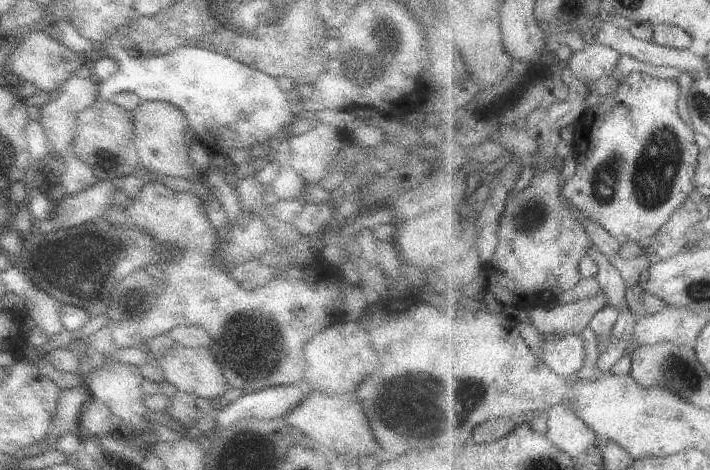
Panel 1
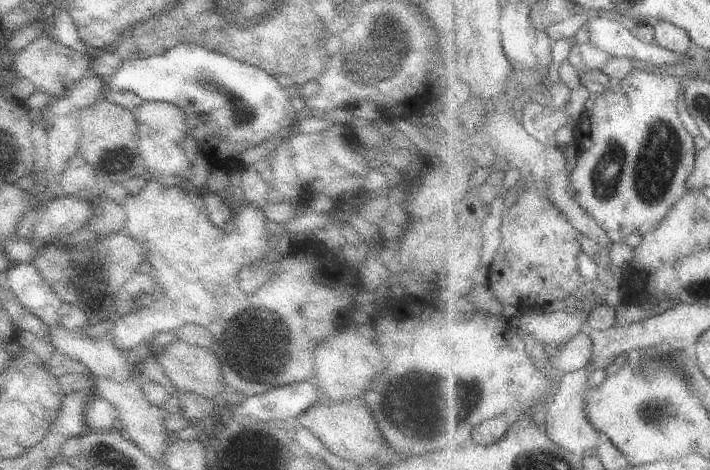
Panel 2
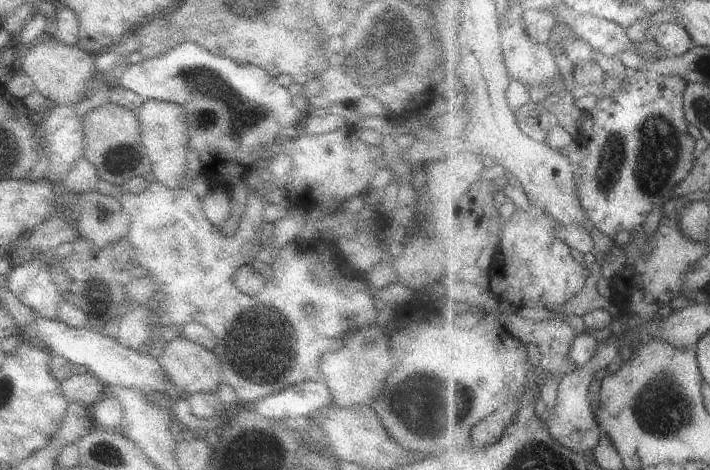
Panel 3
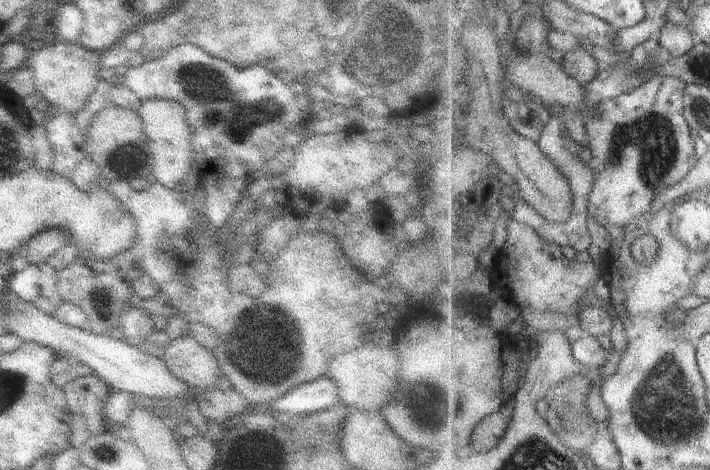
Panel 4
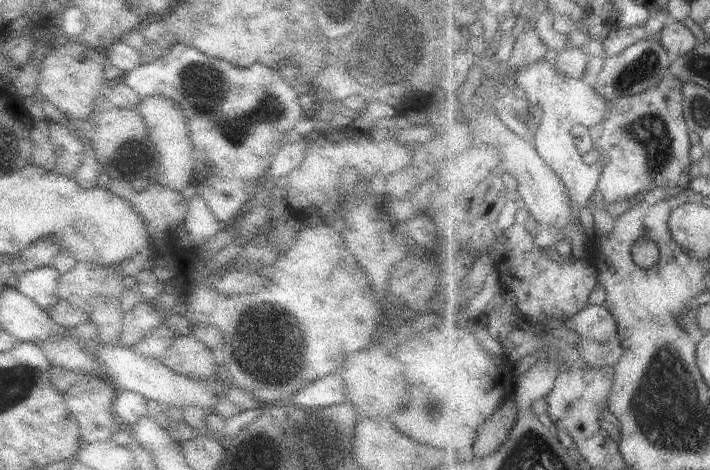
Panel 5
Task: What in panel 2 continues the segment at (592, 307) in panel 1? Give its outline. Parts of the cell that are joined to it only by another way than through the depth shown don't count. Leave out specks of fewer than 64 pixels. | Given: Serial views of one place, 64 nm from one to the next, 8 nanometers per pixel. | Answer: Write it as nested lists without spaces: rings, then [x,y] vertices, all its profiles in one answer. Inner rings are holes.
[[[557,311],[553,314],[551,312],[531,312],[531,314],[511,320],[511,326],[521,336],[529,334],[535,340],[539,340],[545,346],[547,356],[553,356],[570,338],[579,333],[583,322],[588,320],[590,312]]]

